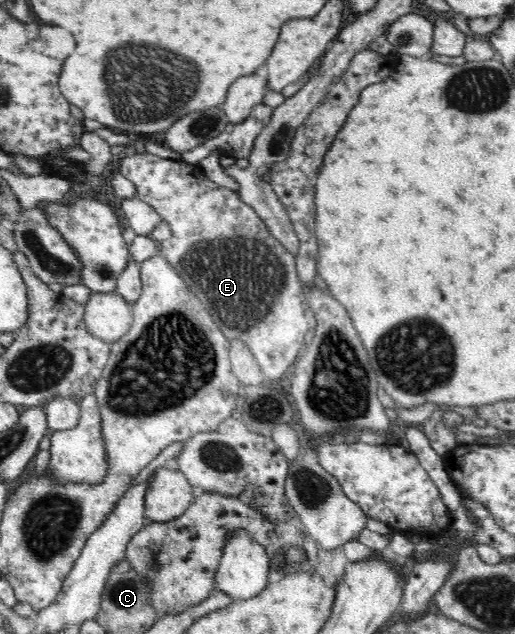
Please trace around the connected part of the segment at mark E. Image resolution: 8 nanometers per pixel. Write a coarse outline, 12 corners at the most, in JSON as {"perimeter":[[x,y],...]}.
{"perimeter":[[200,165],[119,172],[158,252],[267,380],[316,325],[294,255]]}

